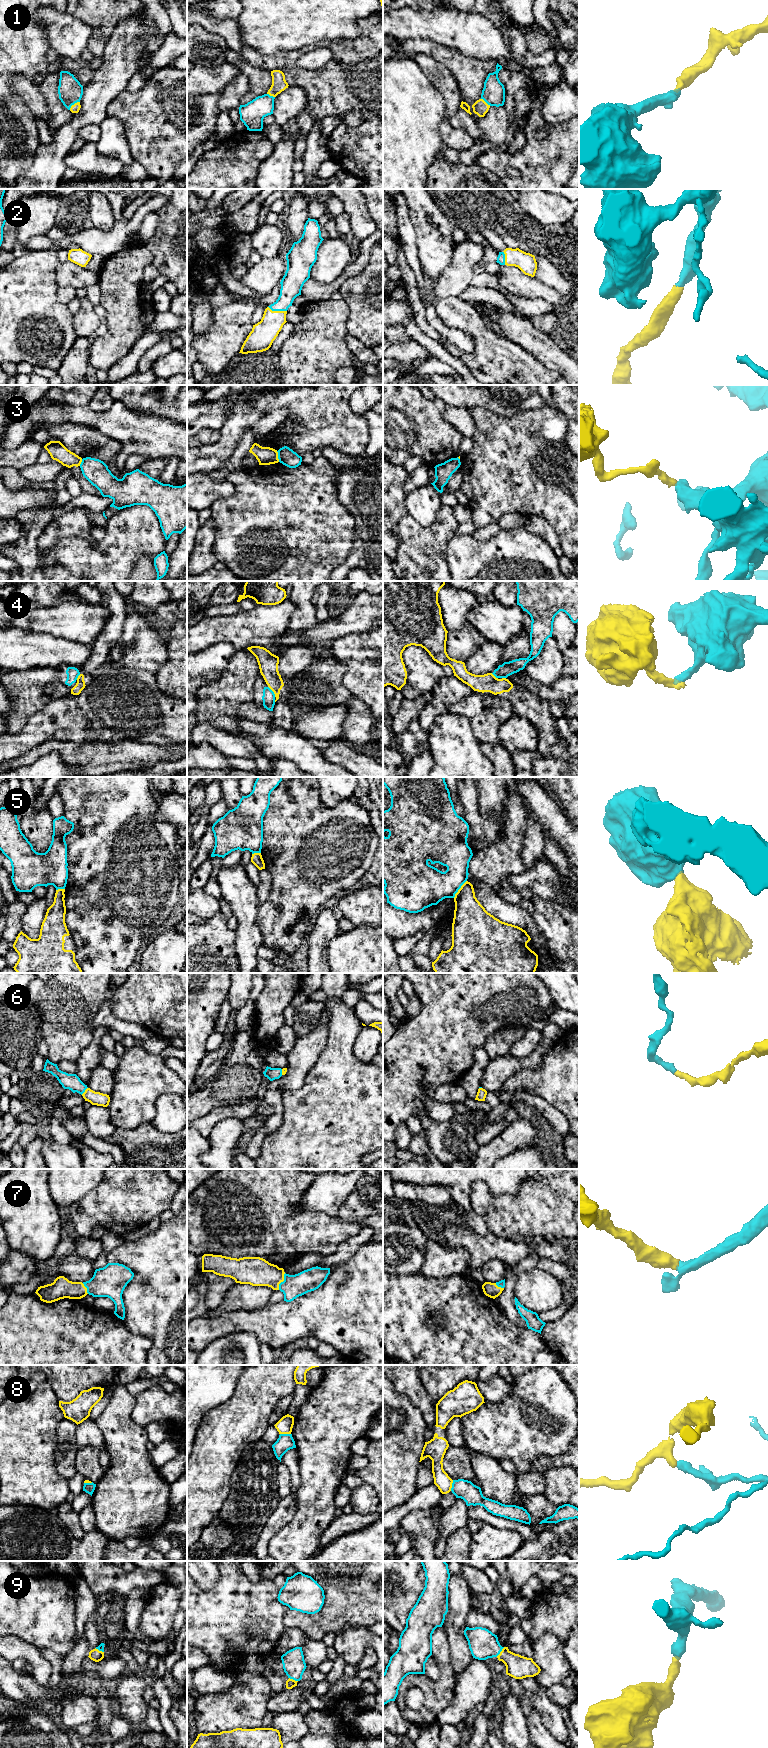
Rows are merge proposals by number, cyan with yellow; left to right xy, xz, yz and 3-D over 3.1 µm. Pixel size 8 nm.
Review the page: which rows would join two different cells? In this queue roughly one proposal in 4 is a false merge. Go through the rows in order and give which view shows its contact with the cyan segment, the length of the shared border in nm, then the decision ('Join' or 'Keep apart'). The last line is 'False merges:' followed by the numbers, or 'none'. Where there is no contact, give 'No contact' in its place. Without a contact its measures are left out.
1: Touches cyan in xy. Shared border 110 nm. Join
2: Touches cyan in xz. Shared border 160 nm. Join
3: Touches cyan in xz. Shared border 90 nm. Keep apart
4: Touches cyan in xz. Shared border 110 nm. Keep apart
5: Touches cyan in yz. Shared border 180 nm. Keep apart
6: Touches cyan in xy. Shared border 80 nm. Join
7: Touches cyan in xz. Shared border 150 nm. Join
8: Touches cyan in xz. Shared border 90 nm. Keep apart
9: Touches cyan in yz. Shared border 100 nm. Join
False merges: 3, 4, 5, 8

